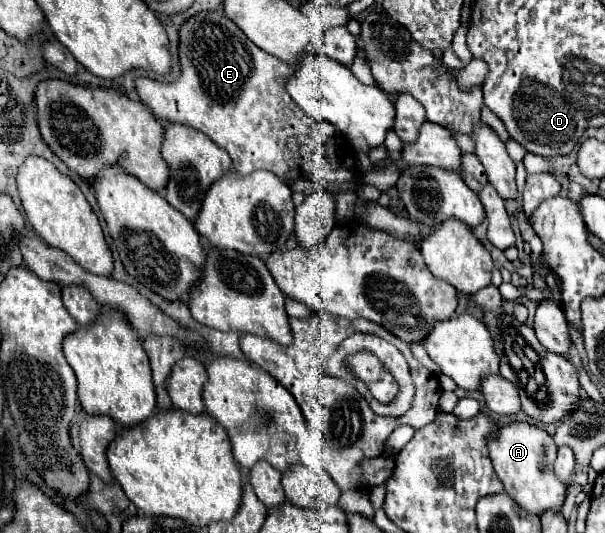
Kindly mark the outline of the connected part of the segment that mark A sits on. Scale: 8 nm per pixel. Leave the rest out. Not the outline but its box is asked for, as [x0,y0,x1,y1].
[488,421,566,515]

